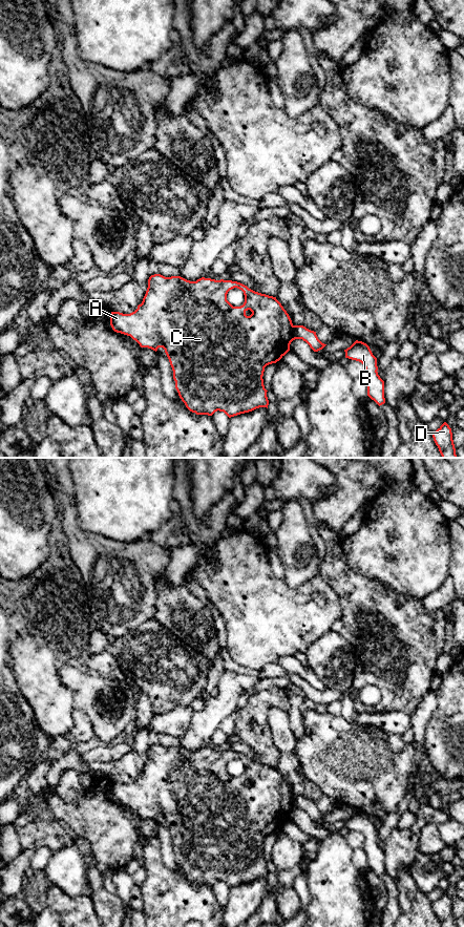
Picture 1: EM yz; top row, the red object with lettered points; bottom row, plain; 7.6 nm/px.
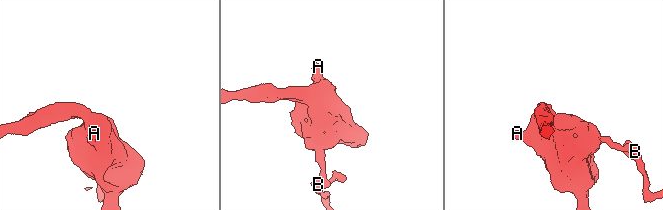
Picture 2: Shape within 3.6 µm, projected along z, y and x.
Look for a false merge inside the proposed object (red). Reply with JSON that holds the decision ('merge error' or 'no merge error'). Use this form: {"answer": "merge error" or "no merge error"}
{"answer": "merge error"}

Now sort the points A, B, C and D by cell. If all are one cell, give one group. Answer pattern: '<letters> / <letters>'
A C / B D

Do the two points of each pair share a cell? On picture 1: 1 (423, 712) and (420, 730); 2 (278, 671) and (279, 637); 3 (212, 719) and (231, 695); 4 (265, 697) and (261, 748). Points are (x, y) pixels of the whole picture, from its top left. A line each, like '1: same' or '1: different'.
1: same
2: different
3: same
4: same

